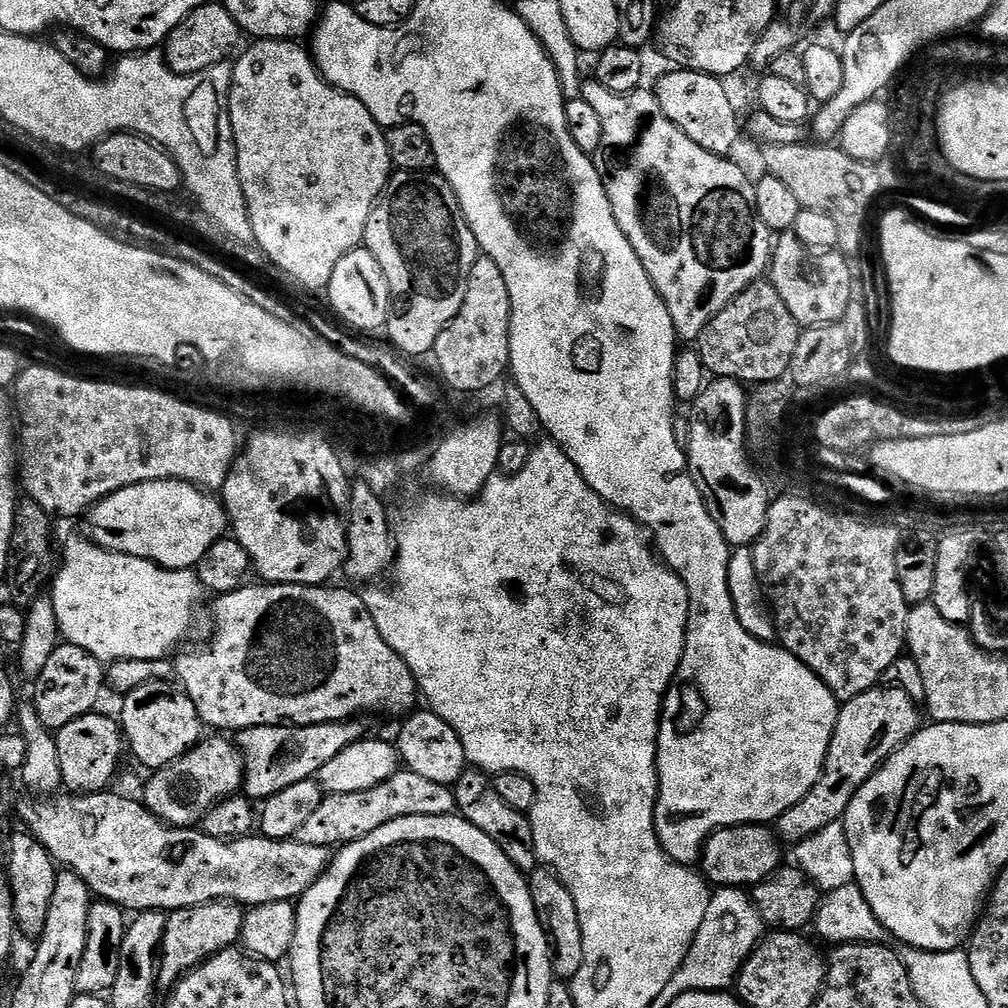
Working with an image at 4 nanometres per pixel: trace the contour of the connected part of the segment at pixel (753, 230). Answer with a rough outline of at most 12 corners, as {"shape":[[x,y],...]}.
{"shape":[[584,82],[622,234],[677,337],[769,271],[735,159]]}

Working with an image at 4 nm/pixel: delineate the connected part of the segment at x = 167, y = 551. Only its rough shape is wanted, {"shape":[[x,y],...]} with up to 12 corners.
{"shape":[[185,480],[117,488],[88,509],[111,552],[192,570],[230,528]]}

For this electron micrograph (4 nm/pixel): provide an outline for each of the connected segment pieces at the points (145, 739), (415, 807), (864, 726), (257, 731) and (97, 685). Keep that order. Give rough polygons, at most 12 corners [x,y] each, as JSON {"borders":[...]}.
{"borders":[[[148,681],[123,697],[127,747],[148,770],[202,739],[184,689]],[[407,770],[325,795],[294,839],[336,850],[398,818],[457,815],[449,785]],[[871,688],[840,704],[810,794],[774,821],[795,846],[922,727],[917,701]],[[364,722],[238,736],[243,795],[263,802],[365,739]],[[61,642],[34,678],[42,726],[97,711],[105,665]]]}

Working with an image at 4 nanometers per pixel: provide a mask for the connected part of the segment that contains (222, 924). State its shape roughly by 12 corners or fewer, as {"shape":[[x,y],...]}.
{"shape":[[231,900],[173,908],[158,984],[240,944],[245,909]]}

